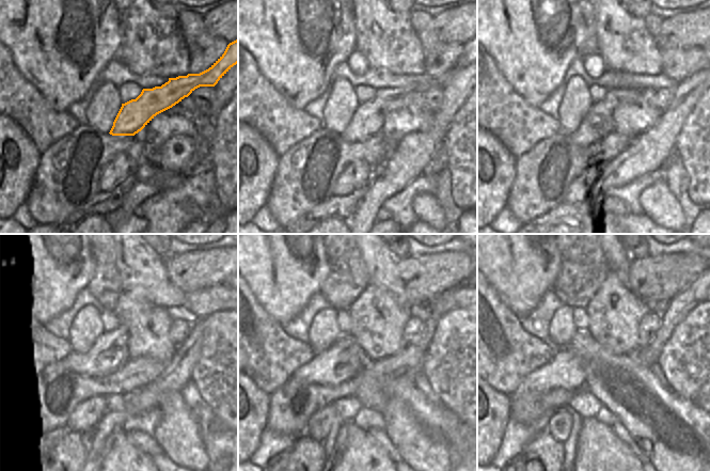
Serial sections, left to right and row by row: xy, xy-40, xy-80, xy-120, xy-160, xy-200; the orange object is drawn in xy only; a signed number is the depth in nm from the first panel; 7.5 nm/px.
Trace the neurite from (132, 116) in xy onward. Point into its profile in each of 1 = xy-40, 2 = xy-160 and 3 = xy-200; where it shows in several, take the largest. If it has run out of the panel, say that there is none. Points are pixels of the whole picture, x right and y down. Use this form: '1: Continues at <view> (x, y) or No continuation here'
1: Continues at xy-40 (367, 120)
2: Continues at xy-160 (341, 362)
3: Continues at xy-200 (564, 371)

